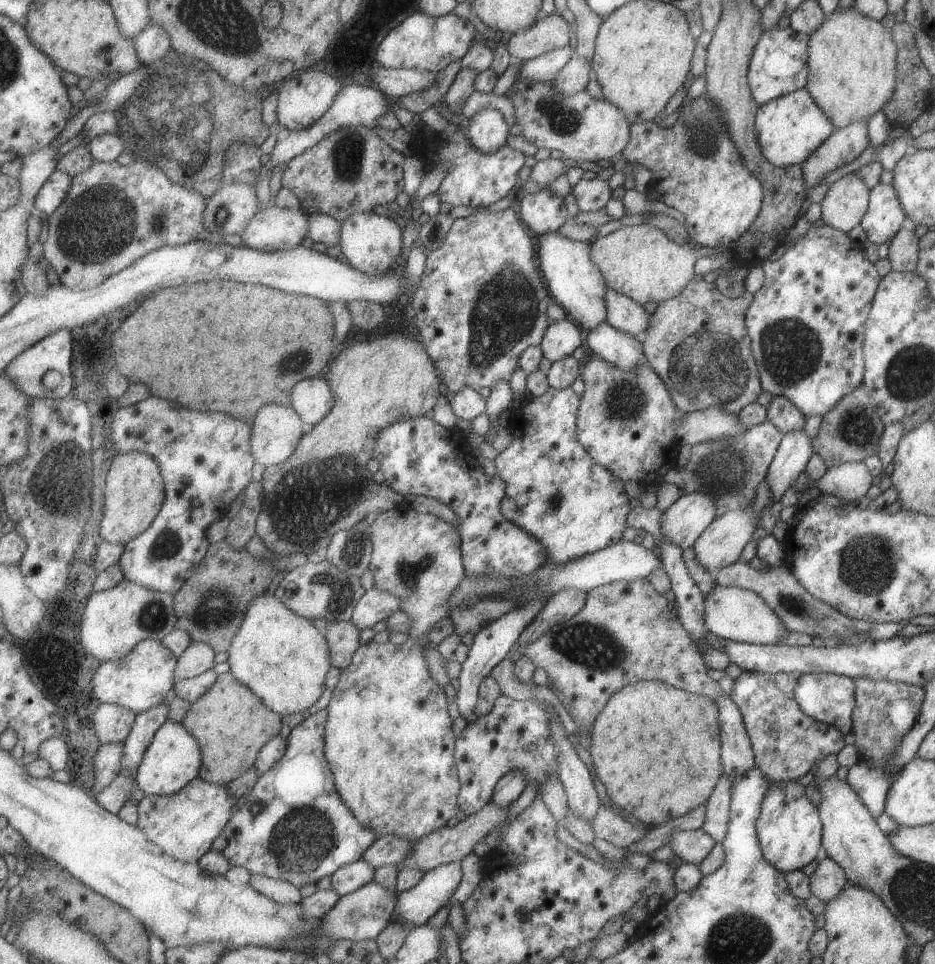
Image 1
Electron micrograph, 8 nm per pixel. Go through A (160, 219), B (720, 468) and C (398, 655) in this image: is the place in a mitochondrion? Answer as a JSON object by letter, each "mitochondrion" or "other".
{"A":"mitochondrion","B":"mitochondrion","C":"other"}

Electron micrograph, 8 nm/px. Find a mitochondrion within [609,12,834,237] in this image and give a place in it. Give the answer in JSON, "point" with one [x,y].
{"point":[700,134]}

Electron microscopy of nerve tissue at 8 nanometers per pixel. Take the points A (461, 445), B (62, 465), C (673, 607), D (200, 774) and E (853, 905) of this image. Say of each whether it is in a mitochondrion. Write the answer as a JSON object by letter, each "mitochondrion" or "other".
{"A":"other","B":"mitochondrion","C":"other","D":"other","E":"other"}

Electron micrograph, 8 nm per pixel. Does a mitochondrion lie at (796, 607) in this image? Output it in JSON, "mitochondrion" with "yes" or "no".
{"mitochondrion":"yes"}

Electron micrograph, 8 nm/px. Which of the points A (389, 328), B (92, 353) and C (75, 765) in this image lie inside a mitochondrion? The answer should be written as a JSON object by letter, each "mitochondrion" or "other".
{"A":"other","B":"other","C":"other"}

